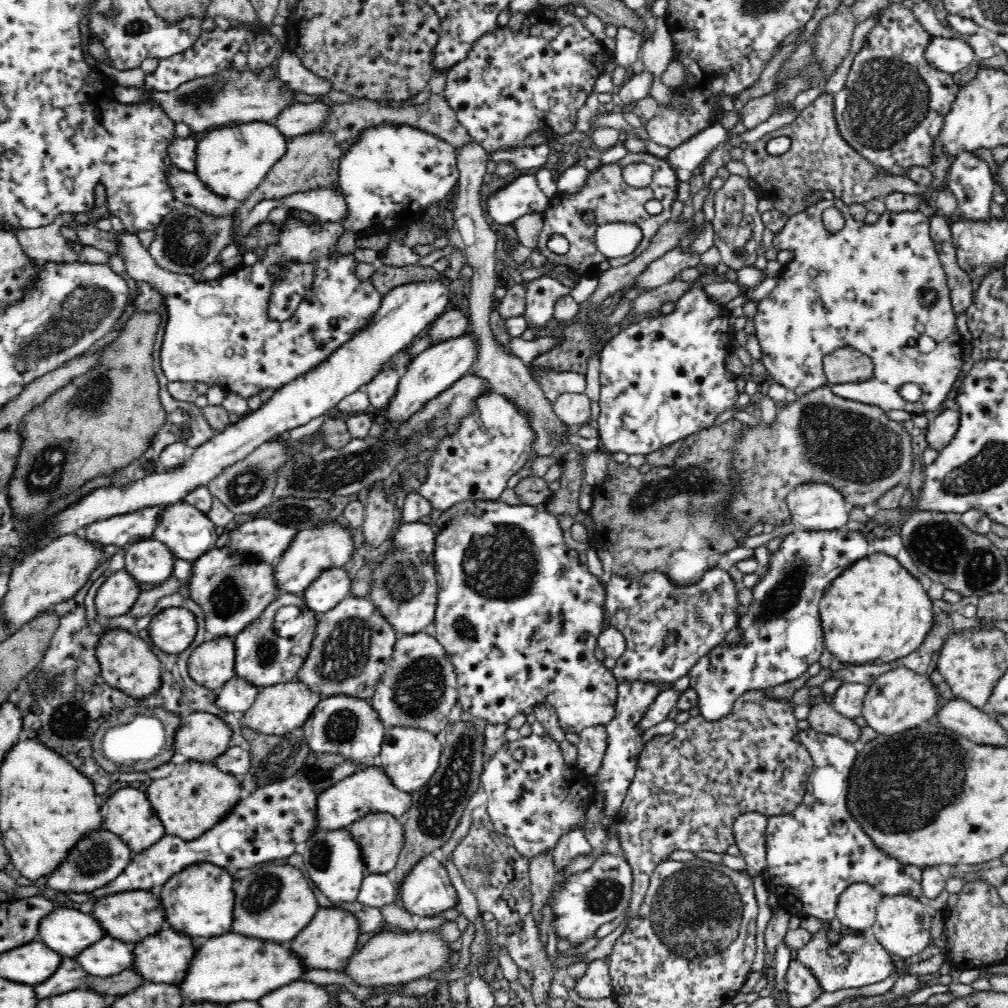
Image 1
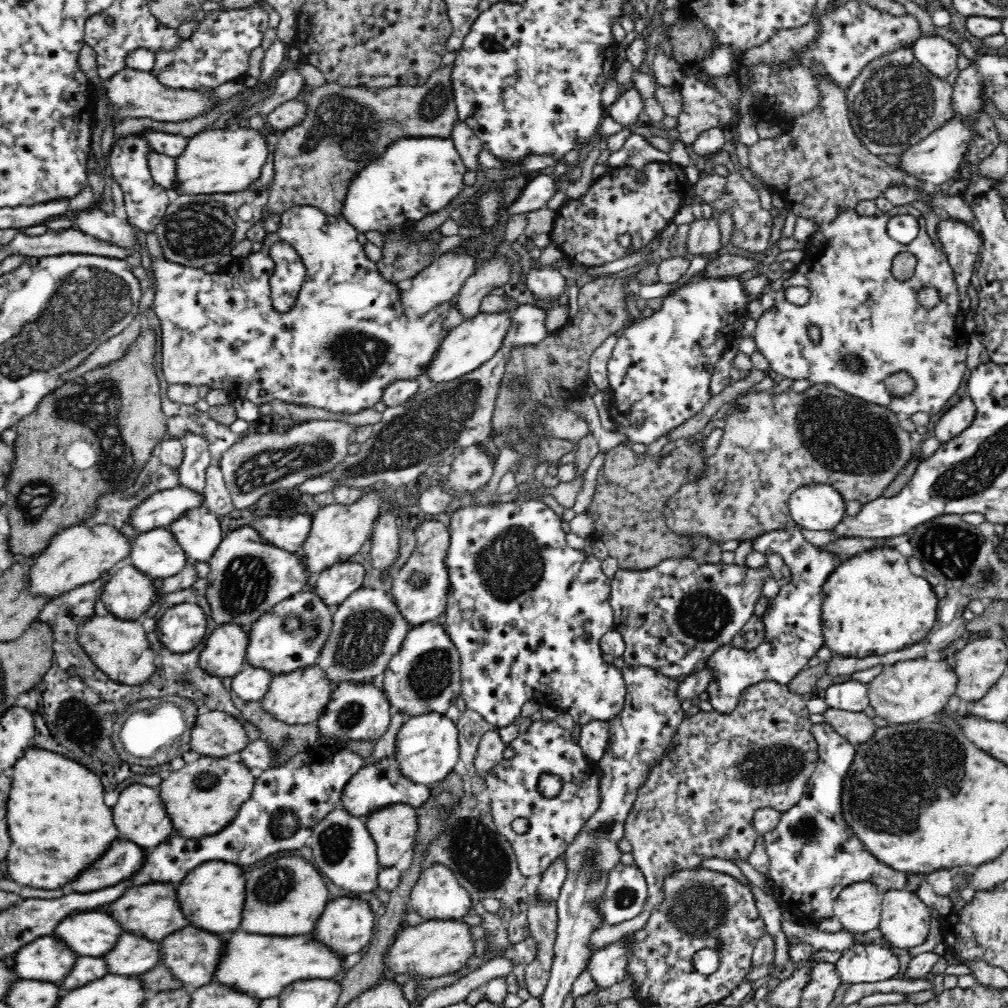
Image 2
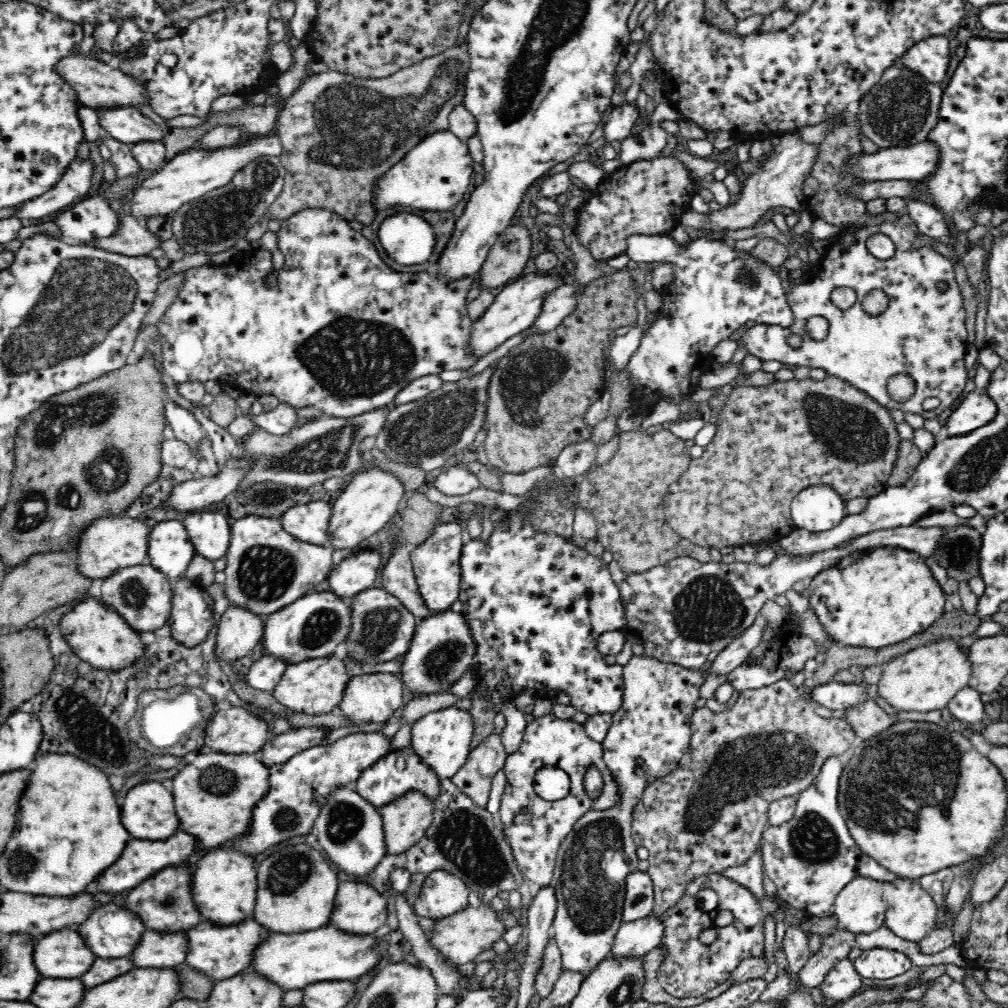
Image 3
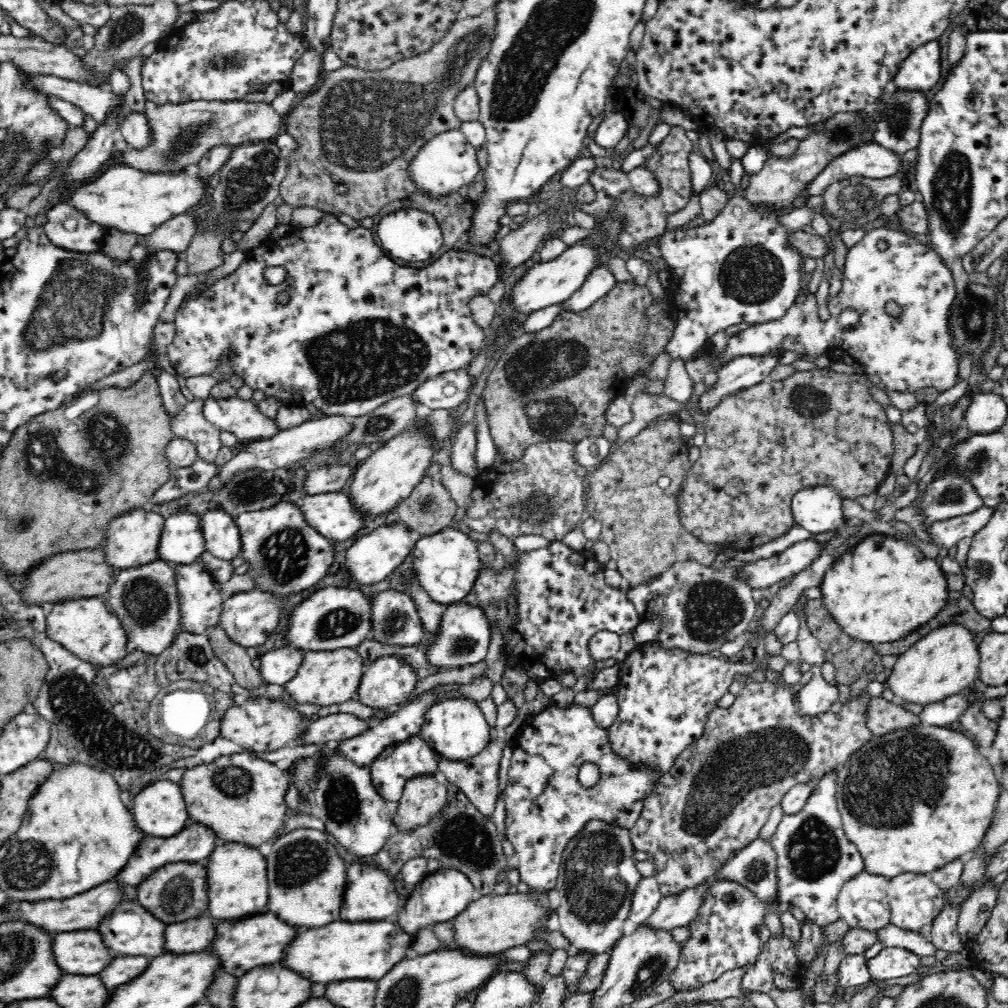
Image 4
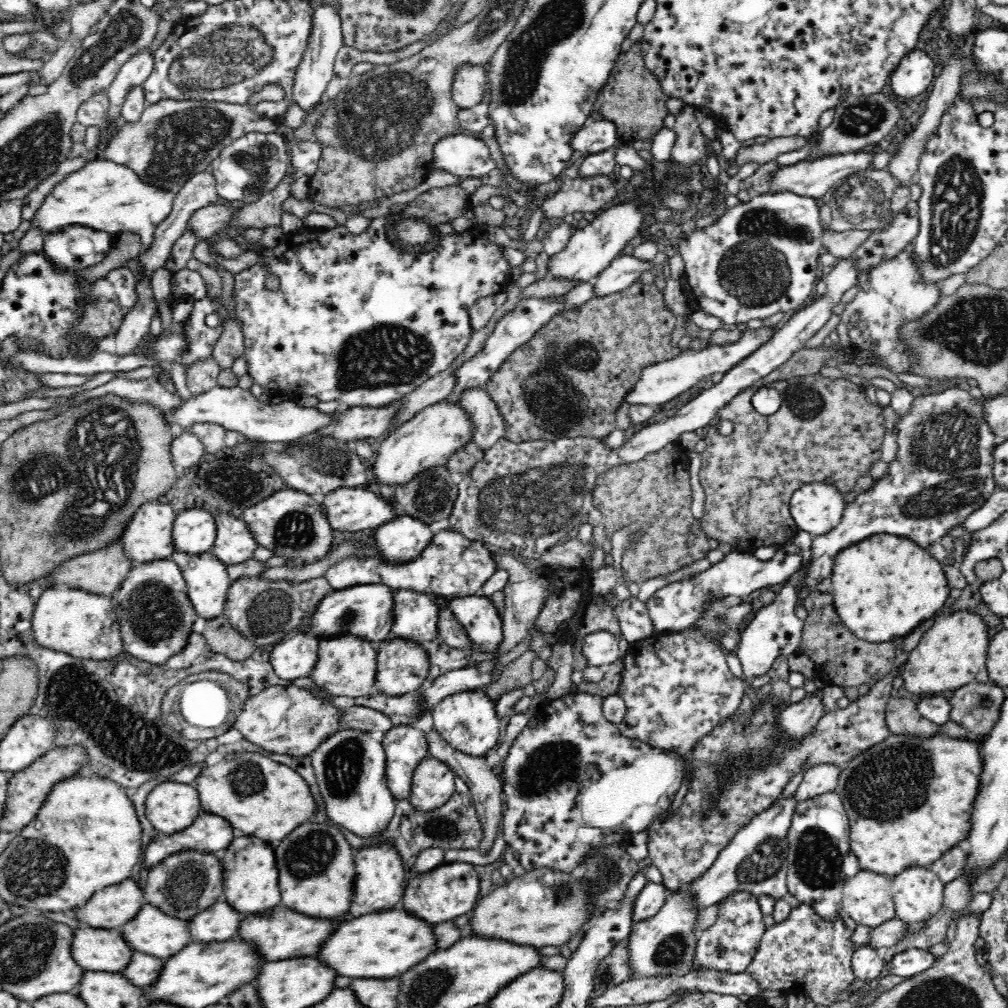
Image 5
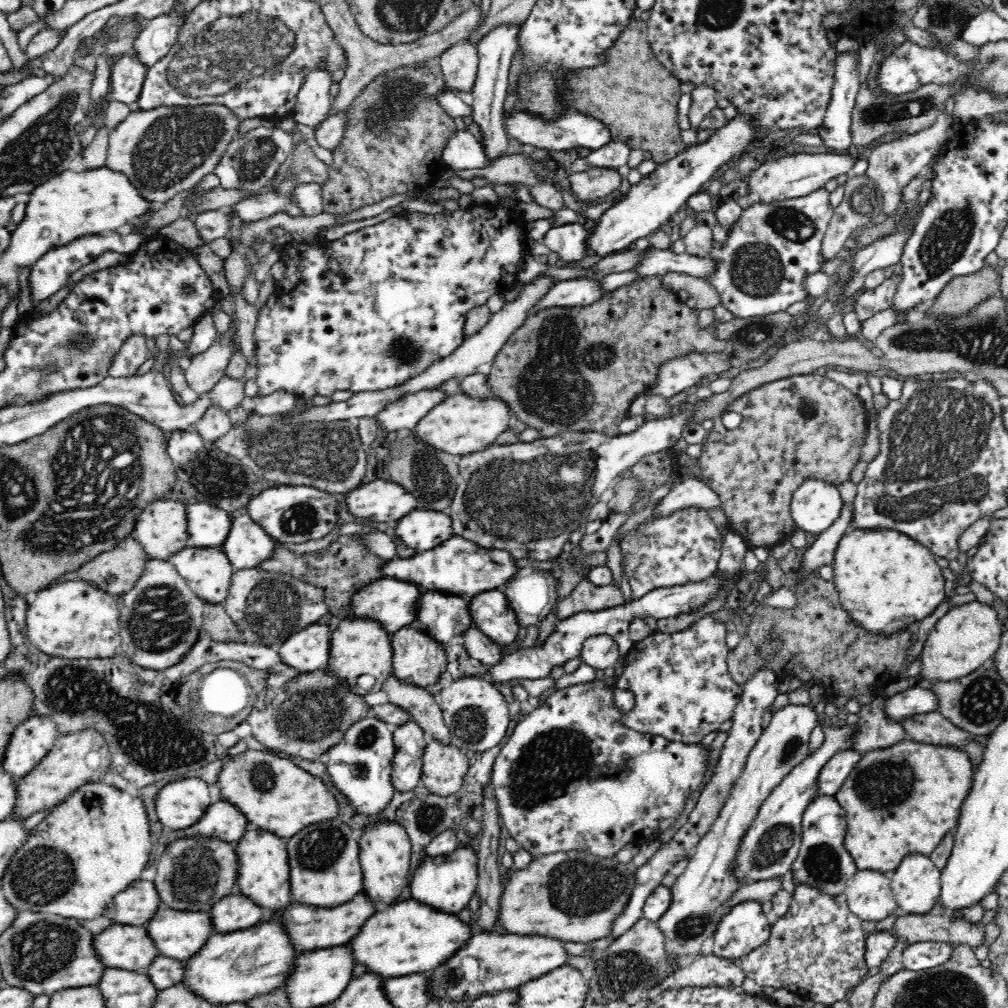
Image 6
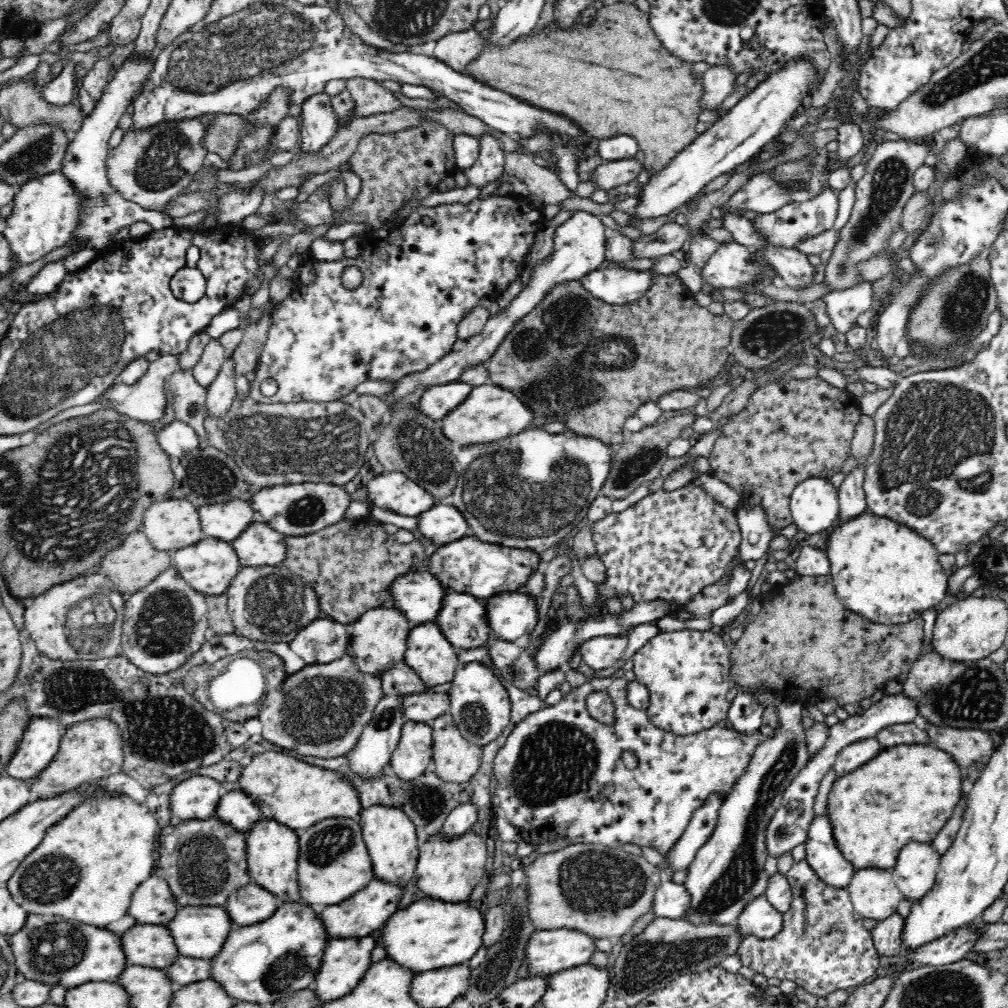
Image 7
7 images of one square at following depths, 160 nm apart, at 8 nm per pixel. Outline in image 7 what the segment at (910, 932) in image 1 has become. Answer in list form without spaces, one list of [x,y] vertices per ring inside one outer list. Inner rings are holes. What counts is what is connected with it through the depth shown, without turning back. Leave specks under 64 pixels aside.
[[[908,842],[899,850],[891,871],[903,896],[911,902],[920,900],[935,883],[940,862],[940,852],[932,842]]]

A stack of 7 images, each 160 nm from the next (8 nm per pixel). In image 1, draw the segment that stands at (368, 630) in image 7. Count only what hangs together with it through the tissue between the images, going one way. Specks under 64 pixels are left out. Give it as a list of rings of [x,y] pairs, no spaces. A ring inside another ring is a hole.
[[[297,676],[289,682],[262,687],[254,705],[243,714],[243,726],[250,726],[263,734],[286,734],[303,728],[311,718],[314,708],[323,700],[323,696]]]

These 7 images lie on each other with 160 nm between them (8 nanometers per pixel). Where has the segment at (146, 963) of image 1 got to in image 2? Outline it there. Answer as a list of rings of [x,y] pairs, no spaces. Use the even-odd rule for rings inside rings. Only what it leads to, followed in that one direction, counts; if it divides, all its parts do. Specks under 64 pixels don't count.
[[[194,926],[184,928],[184,932],[174,933],[176,936],[168,936],[166,944],[160,948],[162,964],[170,967],[174,977],[178,977],[187,985],[193,986],[193,989],[211,983],[216,970],[220,970],[218,966],[222,964],[222,958],[224,958],[226,948],[229,946],[228,936],[224,938],[222,934],[210,932],[208,929],[194,928]]]

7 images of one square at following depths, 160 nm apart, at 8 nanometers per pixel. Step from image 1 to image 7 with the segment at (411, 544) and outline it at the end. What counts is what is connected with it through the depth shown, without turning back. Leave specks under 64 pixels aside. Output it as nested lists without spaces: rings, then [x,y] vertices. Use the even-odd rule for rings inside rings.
[[[467,536],[438,546],[429,557],[428,567],[451,592],[468,593],[488,600],[501,593],[518,591],[543,565],[542,556],[532,548],[512,548]]]

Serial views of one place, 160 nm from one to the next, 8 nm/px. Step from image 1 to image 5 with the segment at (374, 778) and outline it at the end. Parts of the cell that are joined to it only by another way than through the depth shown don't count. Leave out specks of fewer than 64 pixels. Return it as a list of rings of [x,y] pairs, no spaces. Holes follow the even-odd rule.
[[[412,725],[393,726],[382,736],[386,749],[388,787],[397,800],[412,793],[412,778],[420,760],[428,753],[425,733]]]

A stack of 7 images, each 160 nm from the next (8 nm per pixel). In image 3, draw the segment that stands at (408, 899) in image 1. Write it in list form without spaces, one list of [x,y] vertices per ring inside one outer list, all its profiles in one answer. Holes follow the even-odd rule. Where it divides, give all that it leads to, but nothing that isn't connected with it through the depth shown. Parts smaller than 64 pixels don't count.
[[[436,870],[425,878],[412,906],[420,918],[438,921],[463,911],[469,905],[469,893],[467,884],[459,876]]]

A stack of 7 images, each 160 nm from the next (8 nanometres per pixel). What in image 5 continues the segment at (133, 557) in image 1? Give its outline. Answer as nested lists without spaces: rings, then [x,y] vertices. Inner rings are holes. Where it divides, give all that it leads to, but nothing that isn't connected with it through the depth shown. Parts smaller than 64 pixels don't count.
[[[188,508],[177,512],[172,528],[176,551],[196,554],[209,552],[216,542],[218,527],[214,514],[206,508]]]

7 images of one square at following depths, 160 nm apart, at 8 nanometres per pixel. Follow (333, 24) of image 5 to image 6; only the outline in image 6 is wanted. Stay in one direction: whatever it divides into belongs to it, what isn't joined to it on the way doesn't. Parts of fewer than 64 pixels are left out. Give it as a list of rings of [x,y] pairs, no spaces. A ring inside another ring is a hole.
[[[325,70],[310,72],[306,84],[298,92],[292,115],[296,122],[310,126],[314,131],[330,116],[332,102],[330,86],[331,75]]]

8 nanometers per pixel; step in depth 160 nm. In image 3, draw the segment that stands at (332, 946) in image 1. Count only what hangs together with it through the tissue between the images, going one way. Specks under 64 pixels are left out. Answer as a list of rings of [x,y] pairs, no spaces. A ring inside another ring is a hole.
[[[346,880],[338,886],[332,925],[348,932],[374,932],[393,921],[388,899],[364,880]]]

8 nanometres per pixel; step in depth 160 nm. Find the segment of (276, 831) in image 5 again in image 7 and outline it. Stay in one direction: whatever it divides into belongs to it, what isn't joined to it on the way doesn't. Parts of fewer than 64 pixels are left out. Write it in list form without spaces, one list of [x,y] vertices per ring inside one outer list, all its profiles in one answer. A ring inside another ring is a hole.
[[[266,751],[253,756],[240,774],[240,790],[255,798],[262,809],[262,819],[276,819],[296,830],[310,828],[332,817],[358,818],[362,810],[360,792],[350,776],[305,763],[283,751]]]

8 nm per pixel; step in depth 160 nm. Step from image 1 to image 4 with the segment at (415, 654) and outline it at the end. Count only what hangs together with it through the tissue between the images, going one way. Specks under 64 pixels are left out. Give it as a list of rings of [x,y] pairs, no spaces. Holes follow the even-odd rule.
[[[462,600],[449,604],[446,612],[442,614],[442,626],[438,638],[432,644],[426,645],[430,645],[428,650],[430,661],[439,668],[462,667],[486,660],[490,640],[492,640],[492,627],[484,609],[480,605],[466,604]]]

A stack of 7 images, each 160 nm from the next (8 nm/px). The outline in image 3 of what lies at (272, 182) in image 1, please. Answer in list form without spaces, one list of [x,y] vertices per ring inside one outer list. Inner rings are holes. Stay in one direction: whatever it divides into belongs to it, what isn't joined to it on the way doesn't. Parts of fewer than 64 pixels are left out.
[[[470,39],[453,44],[434,56],[424,57],[414,64],[399,68],[385,77],[355,77],[350,73],[328,69],[309,73],[300,86],[281,103],[277,116],[278,136],[282,141],[280,159],[285,176],[282,193],[264,219],[256,223],[244,239],[249,243],[260,240],[272,219],[286,220],[307,209],[326,209],[346,222],[358,221],[371,227],[377,214],[379,181],[417,144],[435,132],[449,130],[450,111],[466,96],[466,78],[470,72]]]

